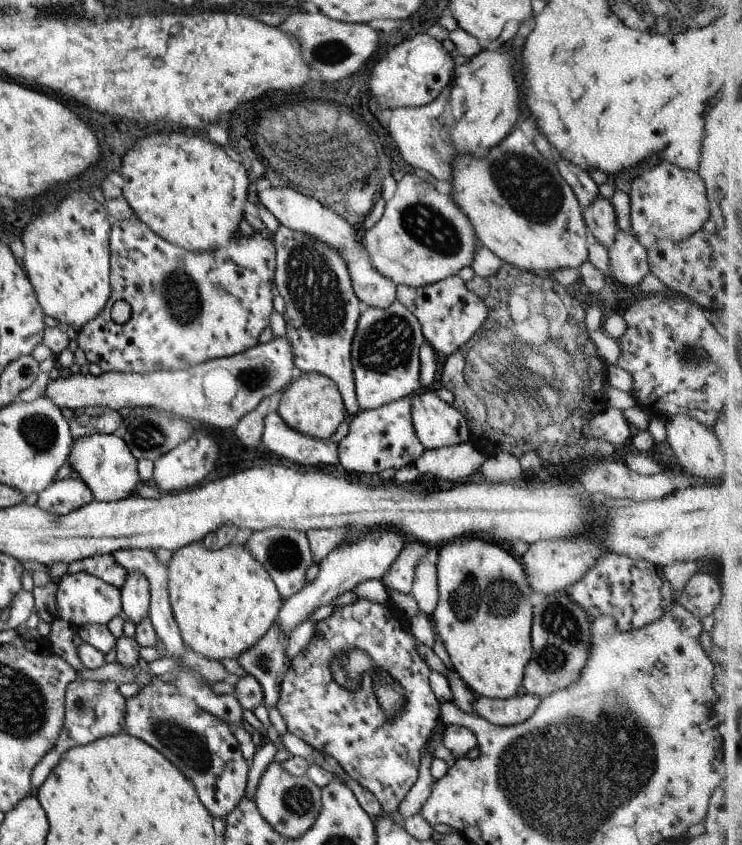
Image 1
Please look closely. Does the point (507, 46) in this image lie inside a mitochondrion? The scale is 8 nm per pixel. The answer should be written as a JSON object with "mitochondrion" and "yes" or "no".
{"mitochondrion":"no"}

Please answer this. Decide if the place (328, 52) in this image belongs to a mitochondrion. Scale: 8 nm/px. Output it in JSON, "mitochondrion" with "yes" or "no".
{"mitochondrion":"yes"}

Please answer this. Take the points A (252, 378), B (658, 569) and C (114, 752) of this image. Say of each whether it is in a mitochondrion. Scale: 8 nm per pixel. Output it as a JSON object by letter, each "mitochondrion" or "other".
{"A":"mitochondrion","B":"other","C":"other"}

